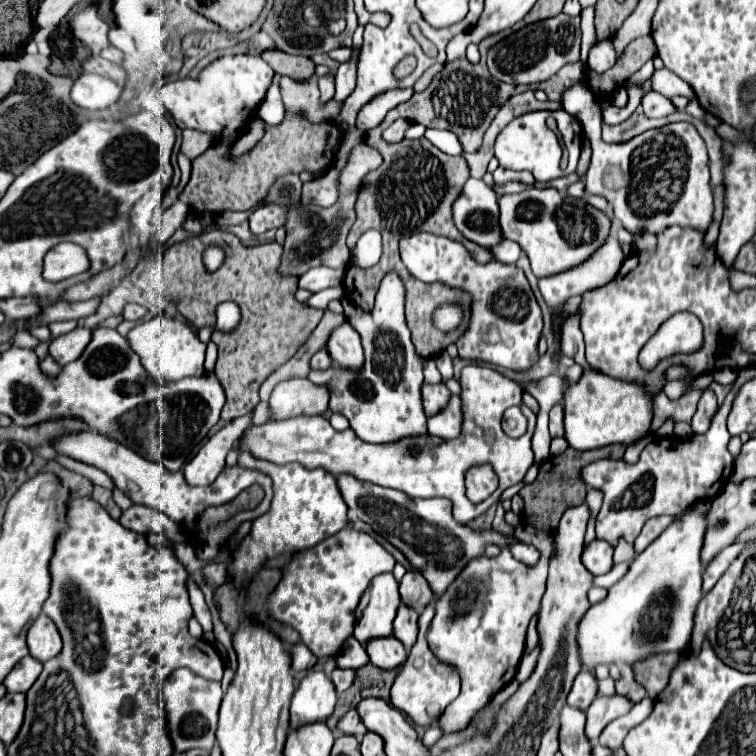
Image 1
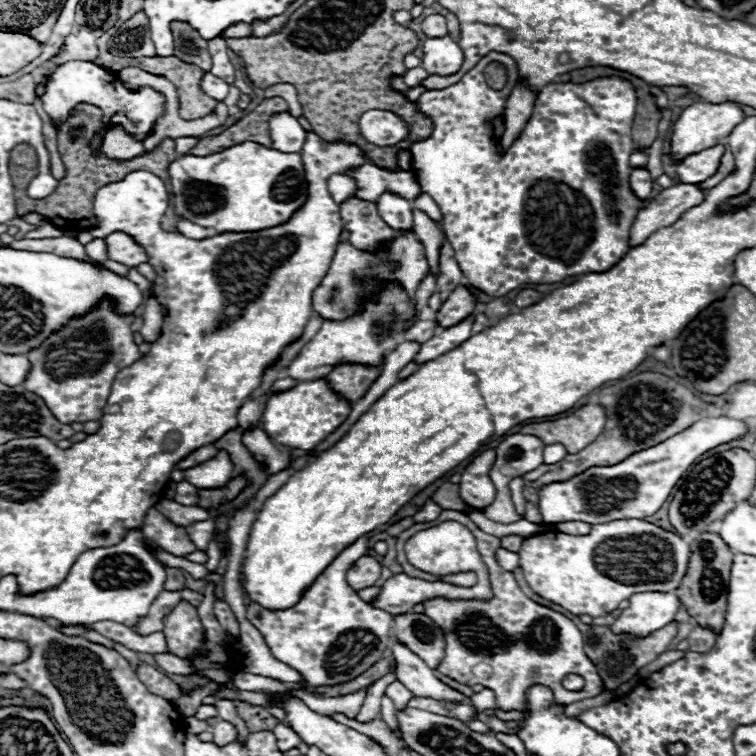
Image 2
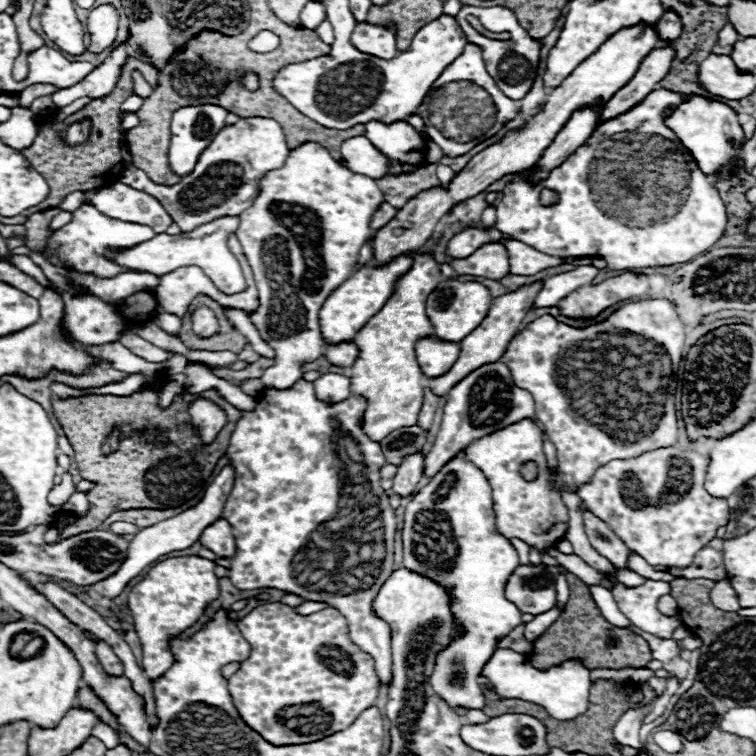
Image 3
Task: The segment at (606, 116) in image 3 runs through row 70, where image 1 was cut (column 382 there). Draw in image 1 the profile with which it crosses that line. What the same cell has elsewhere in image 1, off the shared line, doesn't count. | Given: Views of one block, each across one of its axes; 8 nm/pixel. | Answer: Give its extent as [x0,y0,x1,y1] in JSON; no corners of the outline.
[364,636,406,668]

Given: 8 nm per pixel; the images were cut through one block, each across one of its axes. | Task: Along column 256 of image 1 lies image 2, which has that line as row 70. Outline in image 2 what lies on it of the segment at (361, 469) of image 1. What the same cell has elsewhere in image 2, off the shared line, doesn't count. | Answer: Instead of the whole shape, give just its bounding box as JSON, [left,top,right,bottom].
[422,38,464,76]

